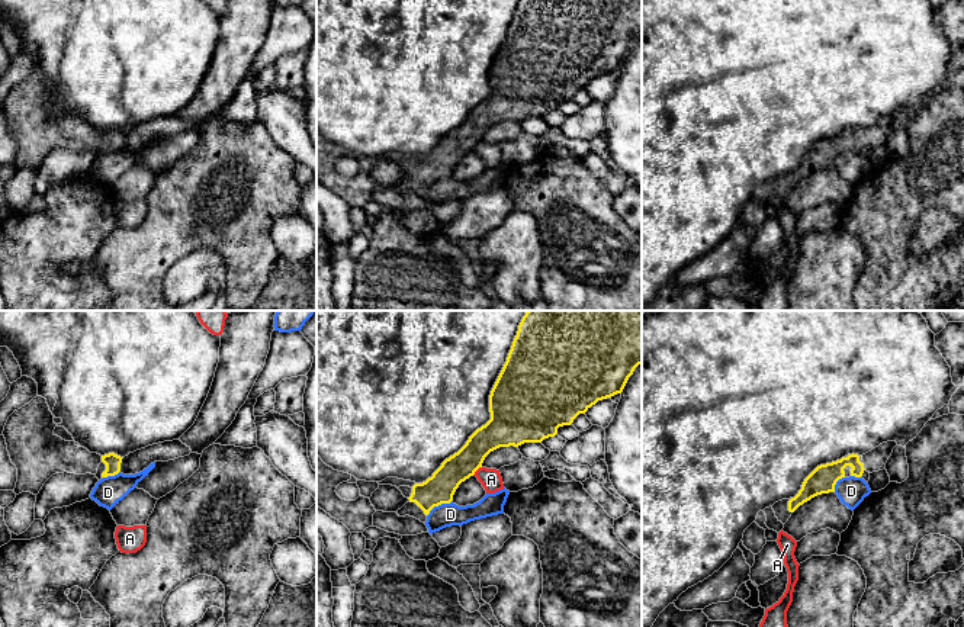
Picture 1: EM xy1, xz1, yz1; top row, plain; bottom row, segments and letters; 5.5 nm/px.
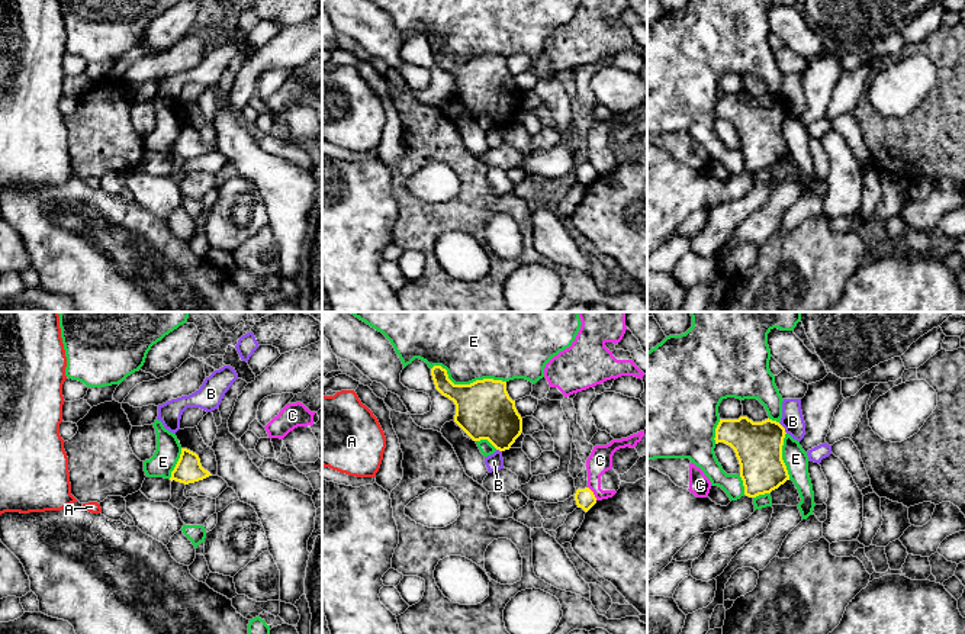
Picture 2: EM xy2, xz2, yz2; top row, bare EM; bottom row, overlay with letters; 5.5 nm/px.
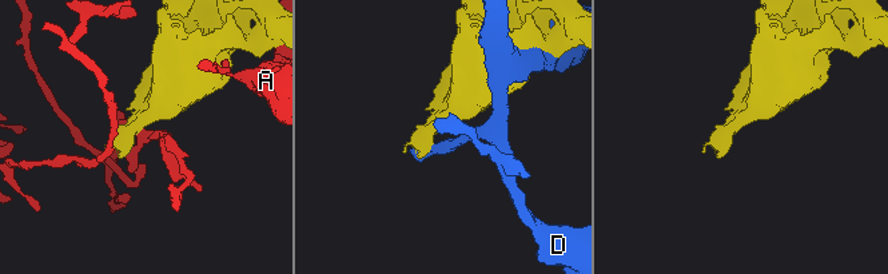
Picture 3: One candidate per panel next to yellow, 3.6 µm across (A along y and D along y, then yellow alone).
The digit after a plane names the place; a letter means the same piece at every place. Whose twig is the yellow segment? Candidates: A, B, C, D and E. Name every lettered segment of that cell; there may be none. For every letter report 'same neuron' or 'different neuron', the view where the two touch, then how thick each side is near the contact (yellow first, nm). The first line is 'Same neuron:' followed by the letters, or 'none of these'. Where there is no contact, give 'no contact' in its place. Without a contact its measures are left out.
Same neuron: none of these
A: different neuron; contact in xz1; calibres 180 and 120 nm
B: different neuron; contact in yz2; calibres 260 and 120 nm
C: different neuron; contact in xz2; calibres 110 and 130 nm
D: different neuron; contact in xz1; calibres 160 and 130 nm
E: different neuron; contact in xz2; calibres 320 and 440 nm

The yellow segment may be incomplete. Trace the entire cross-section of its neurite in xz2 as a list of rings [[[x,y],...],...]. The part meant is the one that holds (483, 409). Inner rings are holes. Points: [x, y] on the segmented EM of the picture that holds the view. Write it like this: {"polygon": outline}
{"polygon": [[[441,366],[431,369],[435,389],[454,402],[454,422],[473,440],[488,440],[496,450],[509,450],[522,432],[522,418],[506,392],[506,382],[483,379],[454,384]]]}

